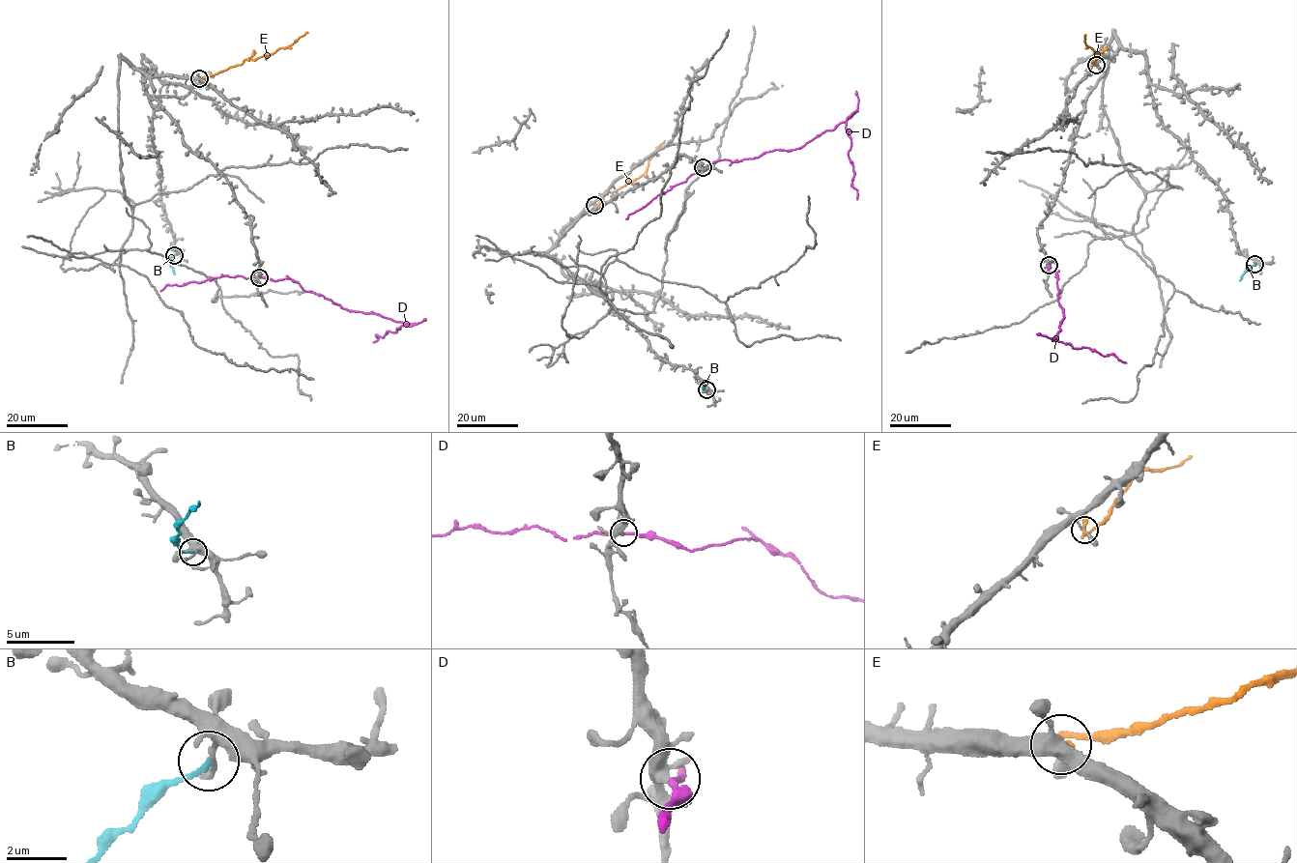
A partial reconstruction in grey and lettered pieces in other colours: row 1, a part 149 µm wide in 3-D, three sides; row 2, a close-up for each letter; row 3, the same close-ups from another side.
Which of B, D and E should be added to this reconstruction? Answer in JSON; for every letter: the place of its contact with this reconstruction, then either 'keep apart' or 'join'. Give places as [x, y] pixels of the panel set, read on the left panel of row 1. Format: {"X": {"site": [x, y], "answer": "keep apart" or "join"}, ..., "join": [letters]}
{"B": {"site": [174, 255], "answer": "keep apart"}, "D": {"site": [259, 277], "answer": "keep apart"}, "E": {"site": [199, 78], "answer": "keep apart"}, "join": []}

